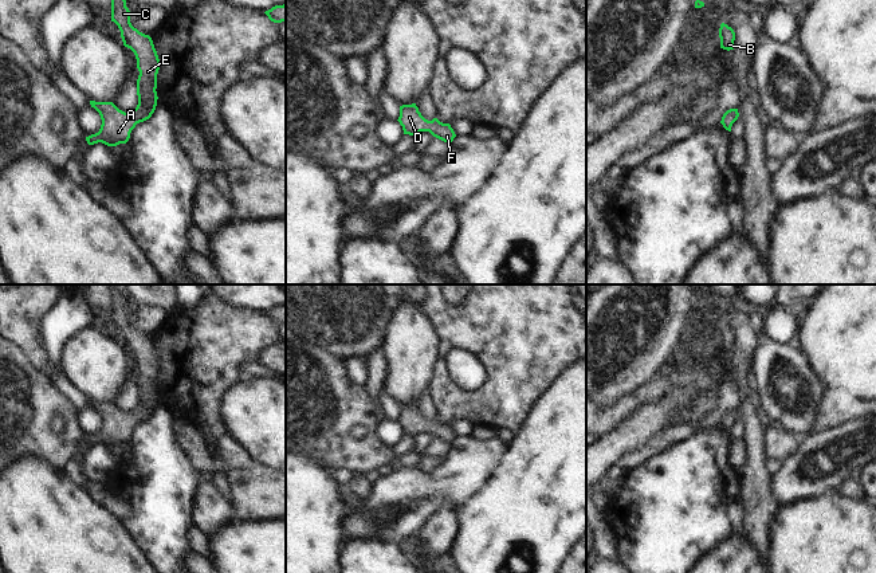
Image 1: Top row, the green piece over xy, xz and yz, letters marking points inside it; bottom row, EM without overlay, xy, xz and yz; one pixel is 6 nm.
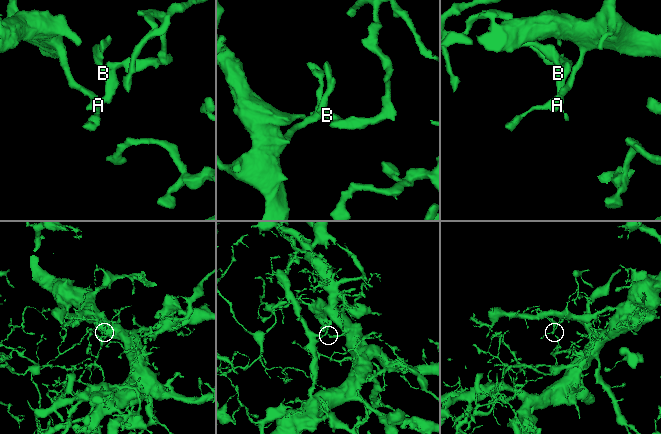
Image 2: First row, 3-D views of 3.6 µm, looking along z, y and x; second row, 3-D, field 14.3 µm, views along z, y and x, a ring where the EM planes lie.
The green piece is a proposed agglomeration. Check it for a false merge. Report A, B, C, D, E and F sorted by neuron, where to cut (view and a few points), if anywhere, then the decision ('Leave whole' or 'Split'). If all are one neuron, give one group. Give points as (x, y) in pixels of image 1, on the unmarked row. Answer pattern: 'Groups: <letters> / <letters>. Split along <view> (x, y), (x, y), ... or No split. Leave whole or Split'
Groups: A B C D E F. No split. Leave whole.

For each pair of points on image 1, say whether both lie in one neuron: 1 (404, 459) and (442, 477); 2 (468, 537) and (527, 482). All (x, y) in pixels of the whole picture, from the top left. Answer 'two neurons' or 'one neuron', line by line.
1: two neurons
2: one neuron

